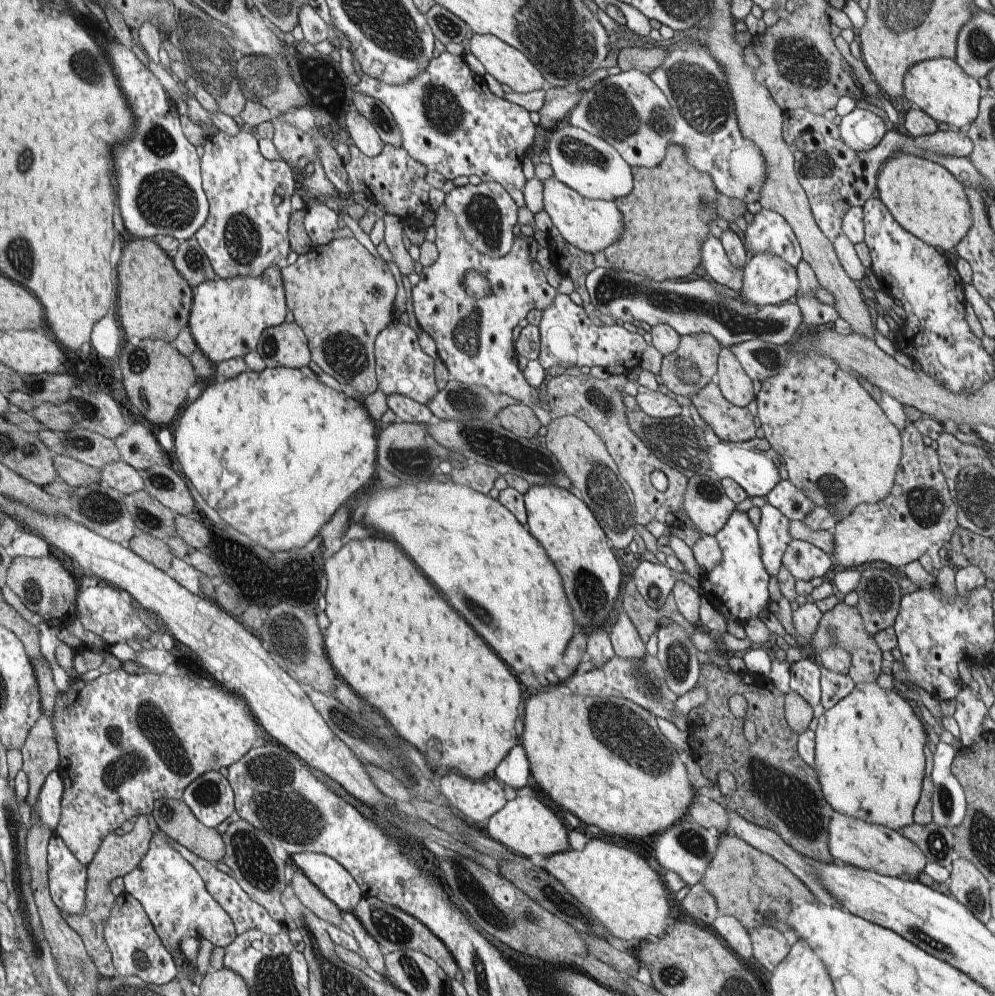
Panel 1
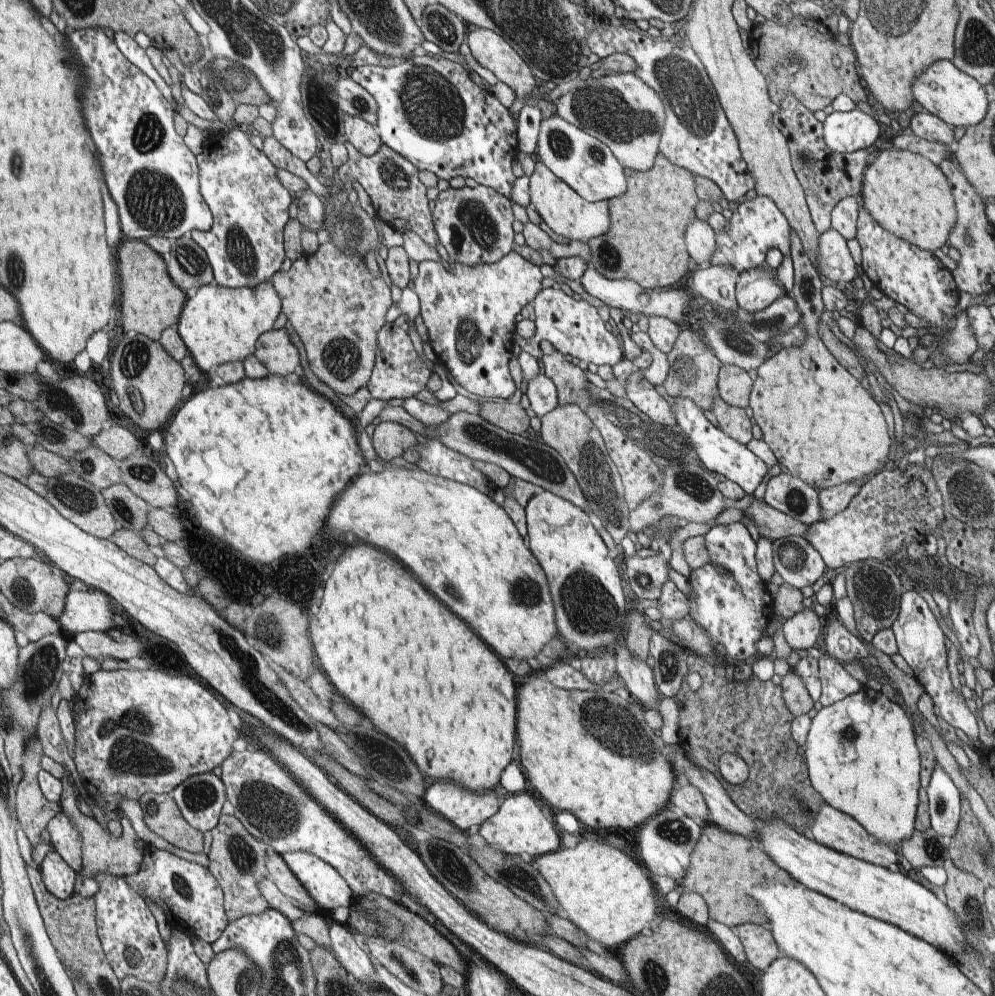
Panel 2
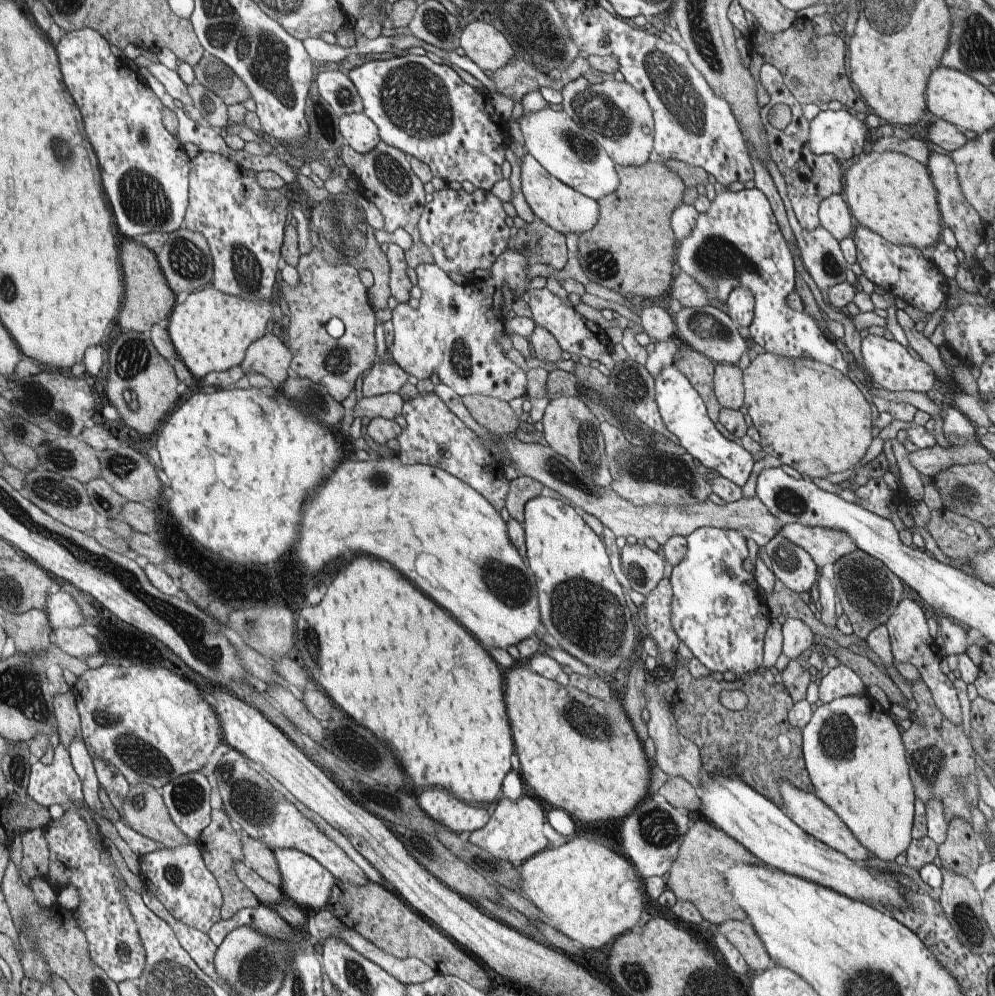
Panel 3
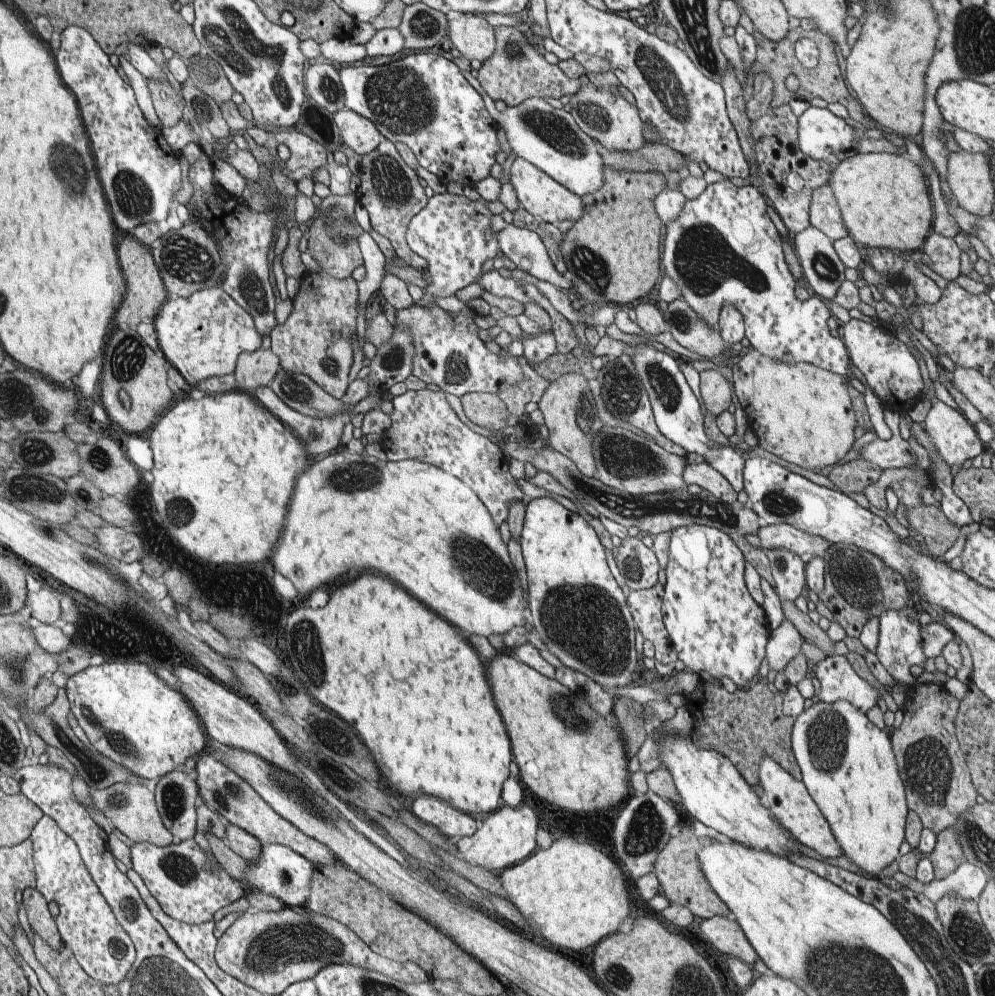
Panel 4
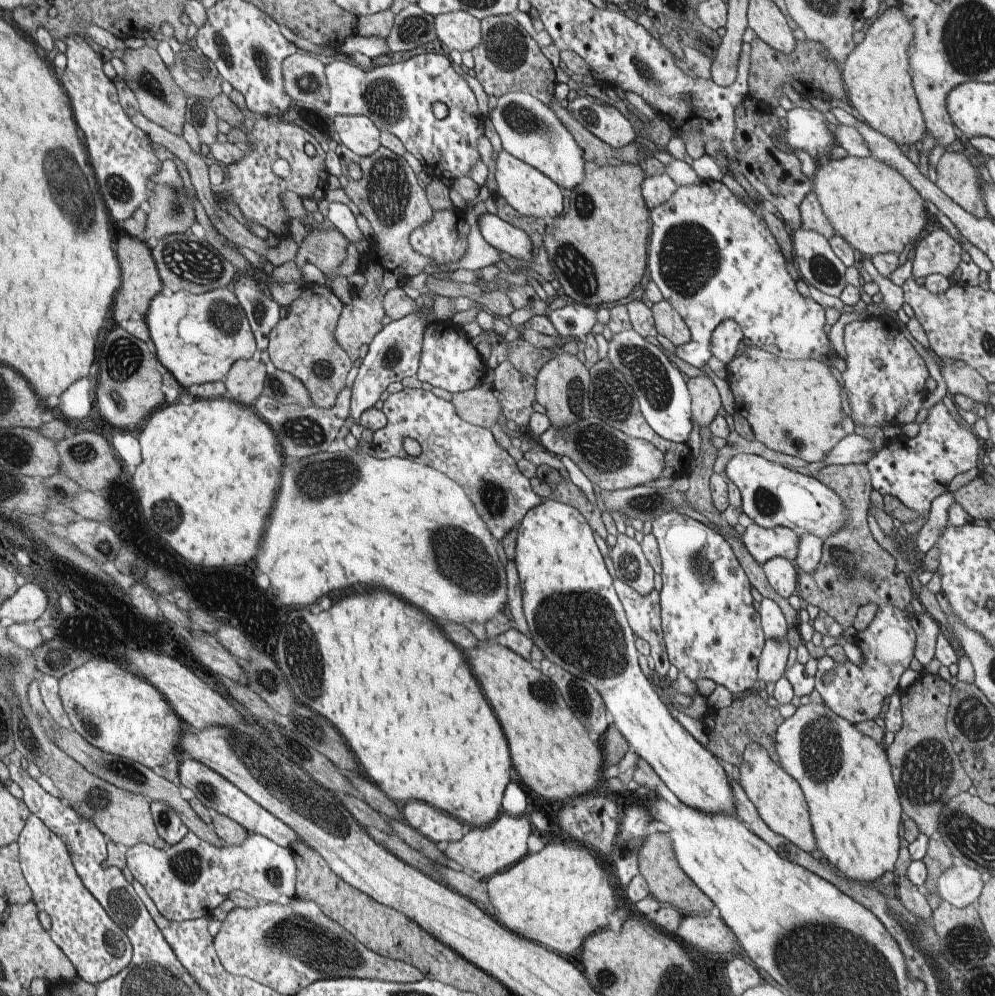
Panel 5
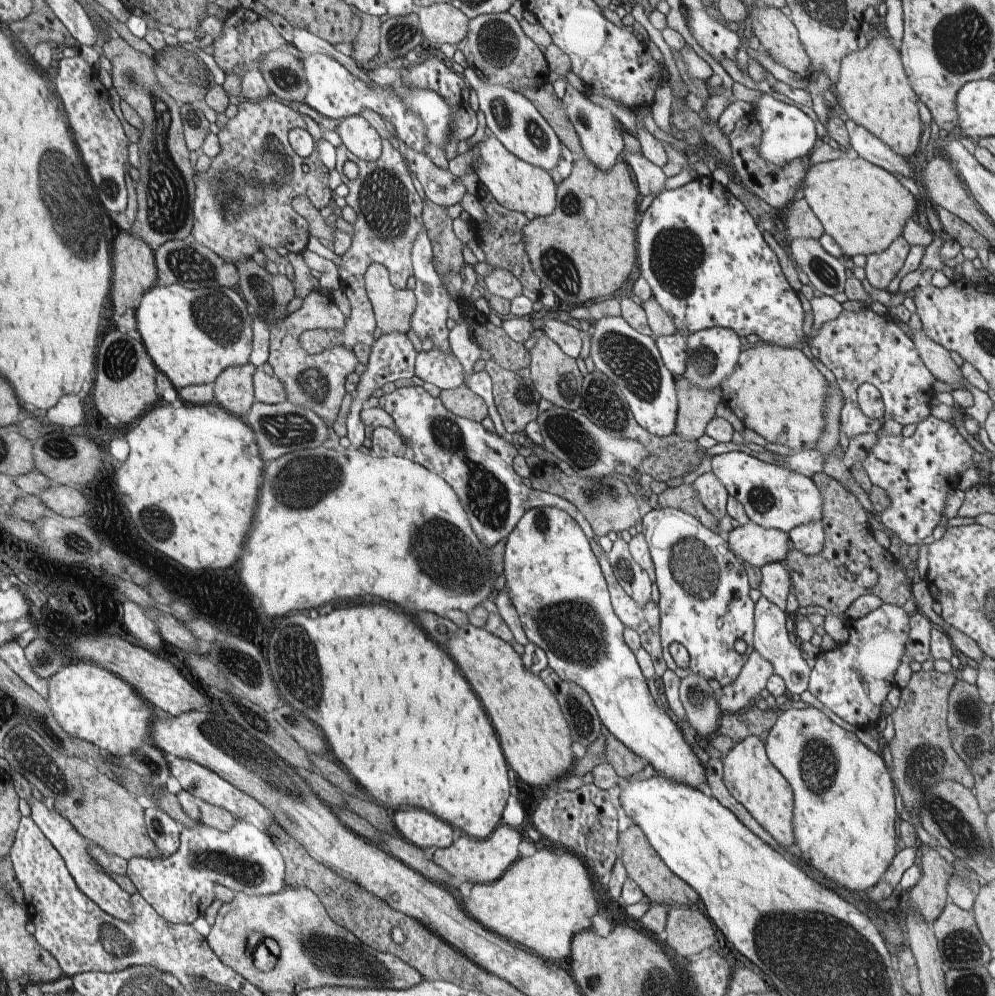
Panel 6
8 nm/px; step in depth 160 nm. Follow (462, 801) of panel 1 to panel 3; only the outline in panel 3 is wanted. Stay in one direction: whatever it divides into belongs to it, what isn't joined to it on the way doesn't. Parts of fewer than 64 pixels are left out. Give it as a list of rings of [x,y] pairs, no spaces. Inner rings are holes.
[[[445,788],[424,790],[416,800],[440,827],[458,834],[481,829],[490,818],[490,812],[484,806],[470,806]]]

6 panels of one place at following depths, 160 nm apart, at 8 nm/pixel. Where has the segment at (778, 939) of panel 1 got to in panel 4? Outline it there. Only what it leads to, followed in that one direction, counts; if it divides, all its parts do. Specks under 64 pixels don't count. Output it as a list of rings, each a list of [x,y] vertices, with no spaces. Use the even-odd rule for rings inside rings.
[[[713,916],[700,924],[705,940],[712,943],[730,957],[738,957],[746,964],[749,964],[757,975],[771,975],[773,972],[766,966],[766,963],[758,956],[758,953],[742,934],[742,927],[730,916]]]

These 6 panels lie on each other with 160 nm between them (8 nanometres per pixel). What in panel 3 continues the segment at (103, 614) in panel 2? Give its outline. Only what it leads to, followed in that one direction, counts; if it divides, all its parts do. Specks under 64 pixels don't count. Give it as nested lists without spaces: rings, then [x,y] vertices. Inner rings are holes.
[[[63,590],[49,596],[46,608],[52,630],[73,629],[84,624],[84,609],[80,610],[78,602]]]

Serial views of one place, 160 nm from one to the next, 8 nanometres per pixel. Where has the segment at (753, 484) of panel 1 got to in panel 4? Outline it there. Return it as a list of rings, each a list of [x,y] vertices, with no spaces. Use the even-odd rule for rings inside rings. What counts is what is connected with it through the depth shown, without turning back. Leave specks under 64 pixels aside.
[[[657,345],[638,346],[632,349],[631,357],[640,382],[648,393],[655,423],[660,432],[668,440],[684,448],[687,453],[700,454],[714,470],[718,470],[732,484],[737,493],[743,490],[743,468],[747,458],[742,457],[742,452],[729,444],[724,446],[714,442],[713,434],[710,434],[704,426],[705,414],[702,413],[700,400],[694,395],[684,374],[680,371],[680,359],[669,350]]]

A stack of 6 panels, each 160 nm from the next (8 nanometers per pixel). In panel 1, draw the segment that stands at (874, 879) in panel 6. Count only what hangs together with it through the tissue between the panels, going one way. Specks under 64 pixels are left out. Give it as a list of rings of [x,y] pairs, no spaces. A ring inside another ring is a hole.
[[[876,682],[855,685],[838,704],[825,710],[815,730],[815,765],[828,804],[846,816],[887,826],[895,831],[914,822],[912,815],[926,768],[924,746],[928,740],[924,721],[915,704],[900,696],[898,689],[884,689]]]

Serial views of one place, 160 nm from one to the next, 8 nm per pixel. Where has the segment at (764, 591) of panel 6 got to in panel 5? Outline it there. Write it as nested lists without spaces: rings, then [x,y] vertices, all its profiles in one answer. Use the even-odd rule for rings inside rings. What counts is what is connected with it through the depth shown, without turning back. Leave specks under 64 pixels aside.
[[[784,557],[768,559],[763,569],[770,586],[785,599],[795,593],[799,572],[796,564]]]

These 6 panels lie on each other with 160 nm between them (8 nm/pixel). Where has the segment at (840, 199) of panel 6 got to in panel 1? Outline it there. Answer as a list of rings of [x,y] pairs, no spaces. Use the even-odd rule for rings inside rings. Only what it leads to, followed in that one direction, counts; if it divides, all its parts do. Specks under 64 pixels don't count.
[[[895,155],[883,164],[876,184],[876,196],[899,225],[927,245],[952,250],[972,228],[973,214],[965,186],[934,161],[914,155]]]

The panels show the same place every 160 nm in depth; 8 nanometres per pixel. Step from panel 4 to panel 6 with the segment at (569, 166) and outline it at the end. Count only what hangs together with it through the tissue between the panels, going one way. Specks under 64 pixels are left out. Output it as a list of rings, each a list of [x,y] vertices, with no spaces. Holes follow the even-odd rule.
[[[472,68],[465,69],[464,77],[466,77],[467,84],[470,89],[474,89],[479,98],[479,110],[484,112],[486,118],[486,126],[492,130],[494,136],[512,153],[524,162],[531,165],[543,168],[545,171],[553,174],[553,169],[558,166],[560,157],[562,156],[562,142],[559,136],[554,132],[554,129],[548,121],[540,114],[540,111],[530,102],[528,97],[525,97],[518,89],[511,85],[492,84],[488,80],[483,79],[476,74]]]

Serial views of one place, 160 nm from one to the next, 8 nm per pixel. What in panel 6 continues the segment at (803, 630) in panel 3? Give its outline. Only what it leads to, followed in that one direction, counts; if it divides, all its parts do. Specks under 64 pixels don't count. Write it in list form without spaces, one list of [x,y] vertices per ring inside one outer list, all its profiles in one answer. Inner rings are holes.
[[[752,650],[738,678],[727,687],[722,687],[720,710],[742,710],[752,699],[759,698],[759,692],[766,688],[768,679],[774,673],[772,663],[758,651]]]

